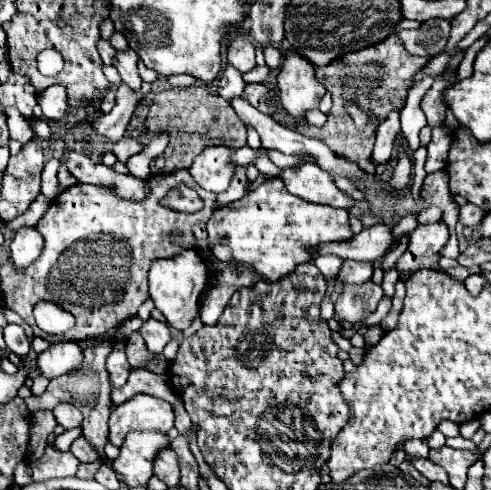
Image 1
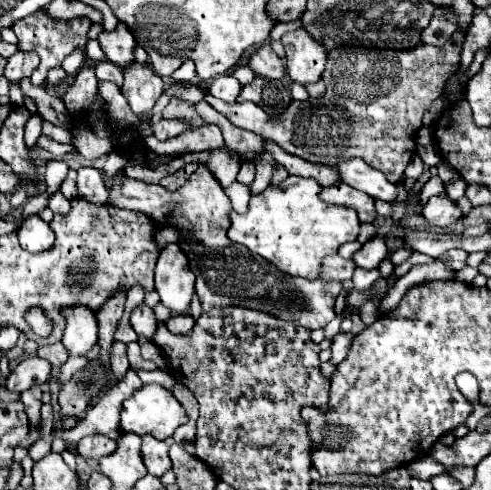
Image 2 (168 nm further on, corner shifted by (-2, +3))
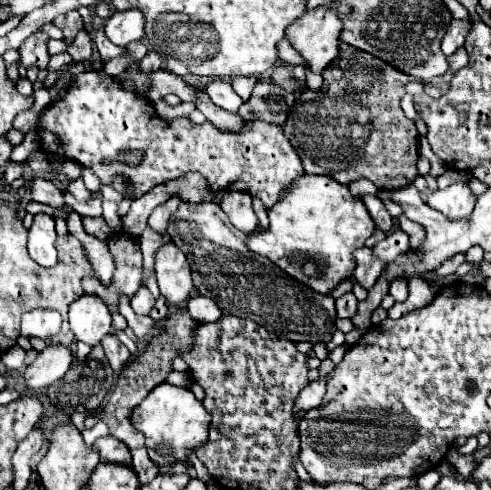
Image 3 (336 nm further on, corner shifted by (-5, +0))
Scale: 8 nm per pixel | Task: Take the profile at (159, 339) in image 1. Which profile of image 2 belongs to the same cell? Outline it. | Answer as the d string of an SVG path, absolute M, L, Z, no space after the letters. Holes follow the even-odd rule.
M140 304L132 310L132 316L130 316L130 324L134 328L134 332L138 336L146 336L146 338L152 338L154 332L156 332L156 318L154 318L154 310L146 304Z

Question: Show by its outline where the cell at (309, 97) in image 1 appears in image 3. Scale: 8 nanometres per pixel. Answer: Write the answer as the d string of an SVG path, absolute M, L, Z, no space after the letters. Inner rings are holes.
M331 3L331 5L323 5L323 7L317 7L315 11L307 11L303 17L299 17L293 25L287 27L287 39L291 41L291 45L299 51L299 55L305 59L305 67L311 71L311 73L317 73L321 75L329 65L331 61L339 55L339 33L343 29L337 13L343 11L351 11L347 5L339 5L339 3Z

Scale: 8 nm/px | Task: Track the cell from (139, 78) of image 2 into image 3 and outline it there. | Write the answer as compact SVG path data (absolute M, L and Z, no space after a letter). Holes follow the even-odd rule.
M149 51L143 59L141 59L141 63L139 63L141 67L141 73L145 73L145 75L149 75L149 73L153 73L153 69L160 68L163 65L163 59L161 59L161 55L155 55L155 51Z

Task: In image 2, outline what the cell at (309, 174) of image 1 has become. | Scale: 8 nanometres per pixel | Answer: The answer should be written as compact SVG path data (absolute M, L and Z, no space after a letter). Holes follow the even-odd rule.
M340 182L340 184L332 186L332 188L324 188L320 196L328 204L342 204L342 206L356 208L358 216L360 216L360 222L374 222L376 216L378 216L376 208L374 208L374 200L368 194L348 186L344 182Z

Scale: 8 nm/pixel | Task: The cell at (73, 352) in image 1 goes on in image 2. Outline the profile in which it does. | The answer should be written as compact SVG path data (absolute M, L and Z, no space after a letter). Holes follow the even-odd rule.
M74 304L66 306L62 314L66 318L66 330L62 336L64 346L68 348L70 356L84 356L98 340L96 310L84 304Z

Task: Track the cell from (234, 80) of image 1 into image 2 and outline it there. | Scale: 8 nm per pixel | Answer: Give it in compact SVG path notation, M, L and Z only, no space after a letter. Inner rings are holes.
M228 74L228 76L218 76L216 80L212 80L208 92L210 92L212 96L216 96L216 98L232 104L232 102L236 102L236 98L238 98L238 94L240 94L240 88L242 88L242 86L238 84L238 80L236 80L232 74Z

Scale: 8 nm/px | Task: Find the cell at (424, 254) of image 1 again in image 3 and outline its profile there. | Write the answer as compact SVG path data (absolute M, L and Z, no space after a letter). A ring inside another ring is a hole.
M453 183L443 191L429 193L427 205L435 207L449 219L463 219L463 217L471 215L473 207L475 207L475 197L471 195L467 185Z

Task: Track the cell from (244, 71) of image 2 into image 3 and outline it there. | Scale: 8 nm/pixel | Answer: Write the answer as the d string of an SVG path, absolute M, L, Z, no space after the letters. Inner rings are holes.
M239 77L239 79L233 79L233 81L231 81L231 85L233 85L235 93L237 93L237 95L241 95L241 97L243 97L243 101L247 101L247 99L249 99L249 95L251 95L251 91L253 91L255 83L257 83L257 77Z

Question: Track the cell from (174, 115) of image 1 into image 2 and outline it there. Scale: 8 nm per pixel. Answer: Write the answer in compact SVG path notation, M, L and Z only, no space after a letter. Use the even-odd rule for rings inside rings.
M188 164L184 170L180 170L180 172L172 174L172 176L166 176L166 178L160 182L160 186L164 186L166 190L178 190L178 188L190 178L190 174L192 174L196 168L198 168L198 164Z

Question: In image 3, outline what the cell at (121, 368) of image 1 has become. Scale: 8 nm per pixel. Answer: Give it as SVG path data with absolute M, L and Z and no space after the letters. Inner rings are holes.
M107 335L103 341L101 341L103 349L105 349L105 355L109 359L109 365L111 369L115 371L115 375L119 375L119 371L123 371L123 367L127 365L131 353L129 349L115 337L115 335Z

